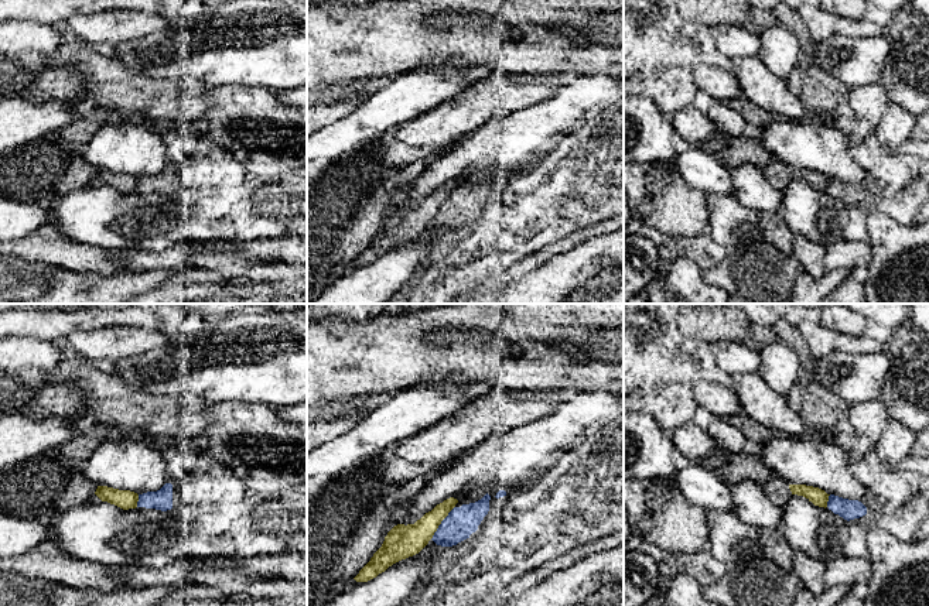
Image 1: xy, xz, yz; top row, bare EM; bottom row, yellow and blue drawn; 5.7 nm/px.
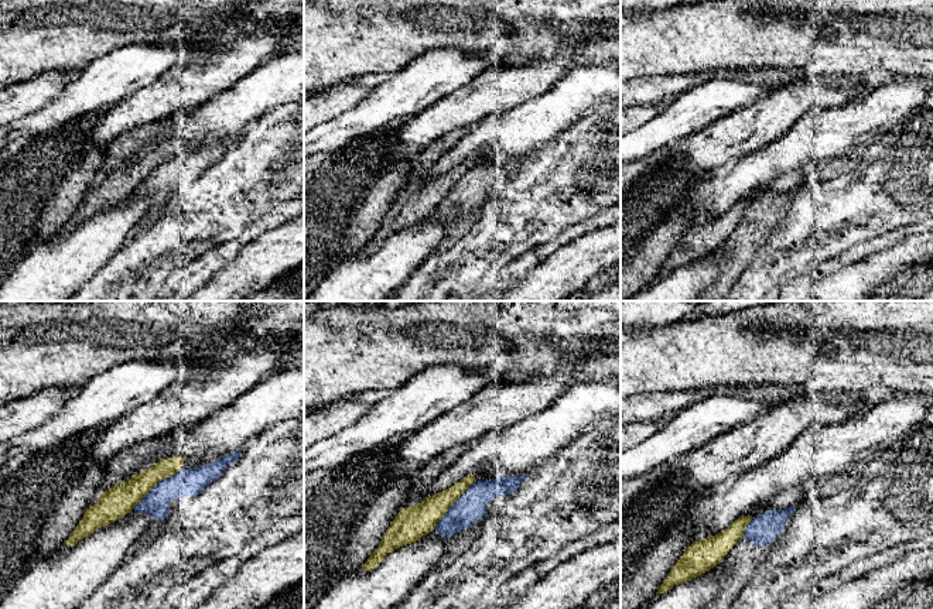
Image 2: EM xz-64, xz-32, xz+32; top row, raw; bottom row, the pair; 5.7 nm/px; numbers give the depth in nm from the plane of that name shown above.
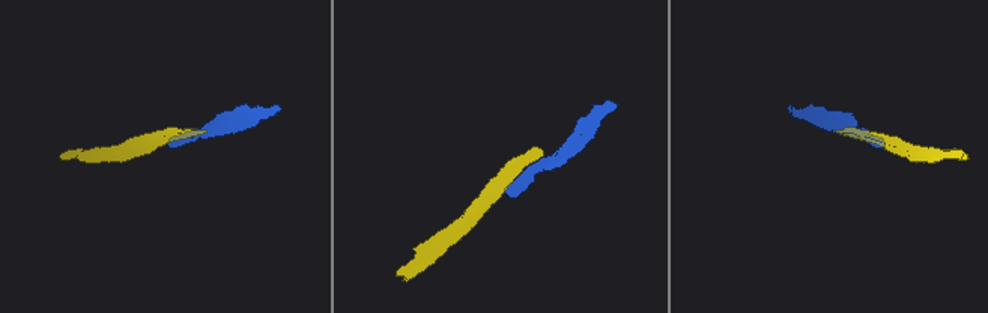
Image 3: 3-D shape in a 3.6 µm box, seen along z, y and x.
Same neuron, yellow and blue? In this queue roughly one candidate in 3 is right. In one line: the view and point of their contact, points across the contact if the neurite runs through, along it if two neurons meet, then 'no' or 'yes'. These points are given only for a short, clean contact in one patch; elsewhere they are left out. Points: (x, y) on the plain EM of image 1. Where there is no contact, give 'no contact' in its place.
xz (440, 206) | no

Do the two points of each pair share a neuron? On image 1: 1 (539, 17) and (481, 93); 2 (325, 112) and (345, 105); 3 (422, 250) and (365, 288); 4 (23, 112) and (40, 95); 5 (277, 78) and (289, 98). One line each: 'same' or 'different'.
1: different
2: same
3: same
4: different
5: different

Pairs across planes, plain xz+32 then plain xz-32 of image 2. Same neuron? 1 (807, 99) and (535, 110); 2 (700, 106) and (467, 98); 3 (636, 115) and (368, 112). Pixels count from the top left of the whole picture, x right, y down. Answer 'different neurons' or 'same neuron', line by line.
1: different neurons
2: different neurons
3: different neurons

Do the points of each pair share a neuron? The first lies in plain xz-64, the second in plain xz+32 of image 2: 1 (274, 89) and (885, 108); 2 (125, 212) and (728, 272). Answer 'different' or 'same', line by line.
1: same
2: different

